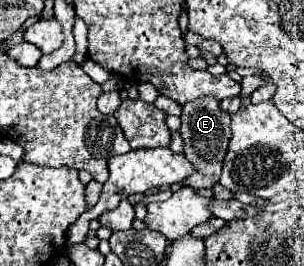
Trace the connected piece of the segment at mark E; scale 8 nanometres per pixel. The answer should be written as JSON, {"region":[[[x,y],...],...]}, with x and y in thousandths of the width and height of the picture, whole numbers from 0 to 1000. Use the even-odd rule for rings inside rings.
{"region":[[[671,361],[632,383],[612,383],[599,398],[599,429],[592,429],[599,474],[592,474],[592,504],[605,526],[605,586],[645,624],[645,654],[632,654],[612,692],[632,707],[697,707],[717,677],[724,677],[724,639],[730,639],[730,602],[743,586],[750,564],[750,534],[757,534],[757,436],[750,421],[737,421],[724,406],[724,376],[711,376],[704,361]]]}

